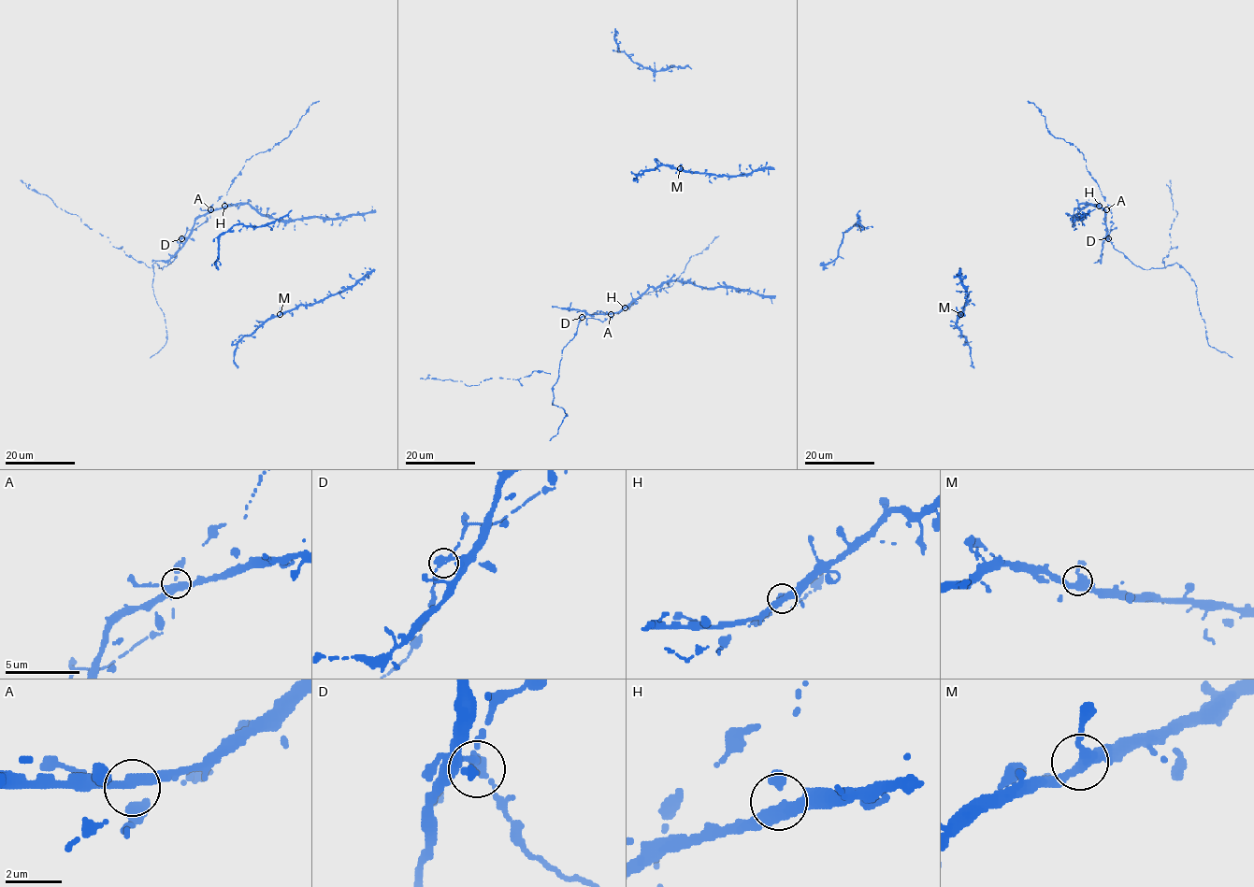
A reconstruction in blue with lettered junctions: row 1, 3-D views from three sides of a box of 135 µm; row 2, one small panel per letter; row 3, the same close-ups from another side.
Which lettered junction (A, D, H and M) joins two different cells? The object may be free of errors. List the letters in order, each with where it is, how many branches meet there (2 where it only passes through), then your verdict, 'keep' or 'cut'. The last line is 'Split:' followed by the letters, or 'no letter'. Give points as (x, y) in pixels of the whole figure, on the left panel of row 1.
A: place (210, 209); branches 4; keep
D: place (181, 238); branches 3; keep
H: place (224, 206); branches 3; keep
M: place (280, 314); branches 3; keep
Split: no letter

